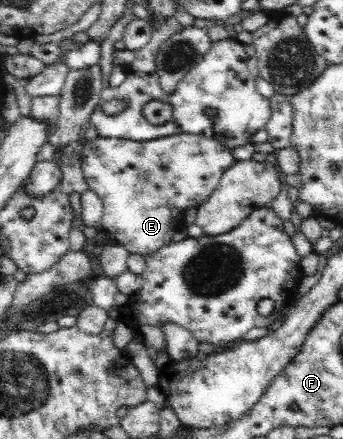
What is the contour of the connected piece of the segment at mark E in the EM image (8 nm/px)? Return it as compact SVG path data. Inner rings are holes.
M184 133L142 142L98 136L85 142L81 160L85 181L103 202L102 232L106 232L111 241L125 246L128 252L145 257L171 243L172 234L185 227L181 224L182 212L208 200L224 172L237 162L231 149L219 140Z

